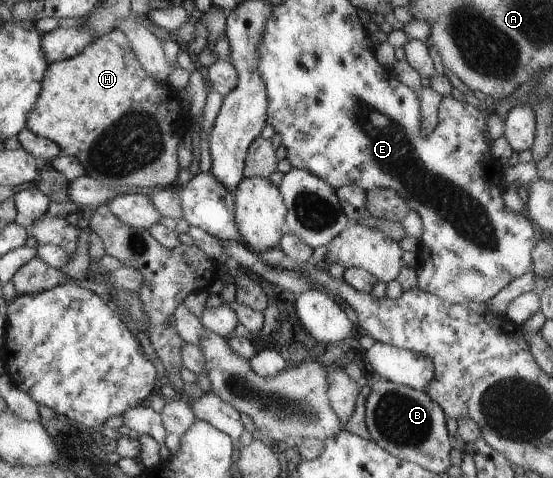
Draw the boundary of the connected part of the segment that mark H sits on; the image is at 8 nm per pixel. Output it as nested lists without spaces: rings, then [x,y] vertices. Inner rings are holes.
[[[113,29],[109,33],[93,39],[93,41],[89,42],[87,47],[84,47],[84,50],[76,54],[75,57],[49,63],[41,80],[41,89],[39,95],[36,97],[36,103],[33,104],[32,108],[28,111],[26,128],[39,137],[55,142],[61,148],[62,155],[74,157],[82,165],[85,175],[95,178],[105,187],[125,187],[137,190],[175,187],[178,180],[178,173],[180,172],[177,148],[179,147],[181,137],[191,128],[189,120],[186,119],[187,107],[185,106],[182,95],[174,93],[169,85],[160,84],[143,69],[143,66],[137,61],[135,52],[129,45],[127,35],[128,33],[123,30]]]

